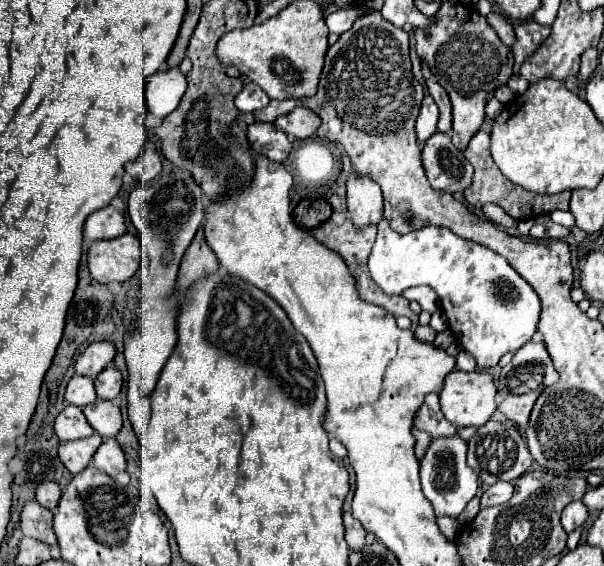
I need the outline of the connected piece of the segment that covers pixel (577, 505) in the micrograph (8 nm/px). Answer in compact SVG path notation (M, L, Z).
M580 500L568 504L568 506L564 508L564 512L562 512L562 526L564 526L564 530L566 530L568 534L570 534L572 530L576 530L578 526L582 526L586 520L588 520L588 510L586 510L586 506L584 506Z

